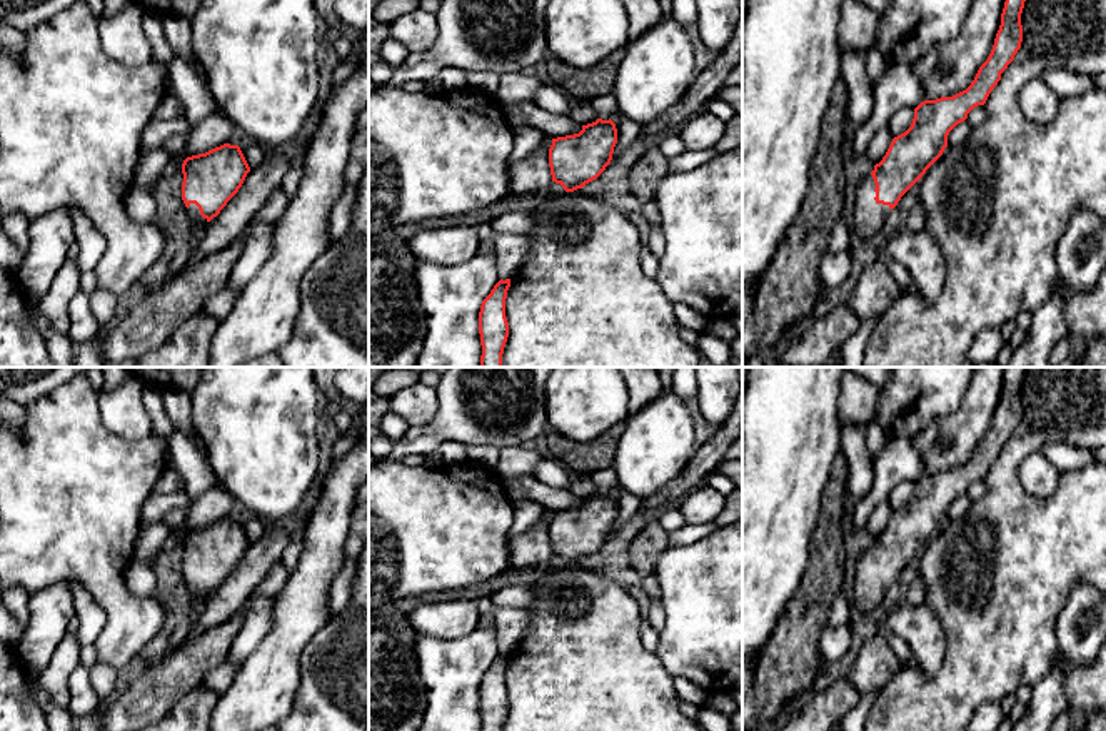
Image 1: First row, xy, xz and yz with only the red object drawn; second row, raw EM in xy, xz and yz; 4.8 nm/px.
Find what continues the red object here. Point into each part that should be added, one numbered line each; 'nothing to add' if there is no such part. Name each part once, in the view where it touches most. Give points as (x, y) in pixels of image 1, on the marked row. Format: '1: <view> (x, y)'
1: yz (868, 216)

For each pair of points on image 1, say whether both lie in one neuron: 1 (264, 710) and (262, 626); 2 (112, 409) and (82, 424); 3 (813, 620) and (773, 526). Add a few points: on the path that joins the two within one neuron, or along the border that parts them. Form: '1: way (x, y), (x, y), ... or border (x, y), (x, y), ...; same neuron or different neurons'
1: border (276, 601), (271, 631), (241, 666); different neurons
2: border (99, 393), (100, 421), (114, 433), (129, 439); different neurons
3: border (809, 549), (799, 588), (778, 621); different neurons

